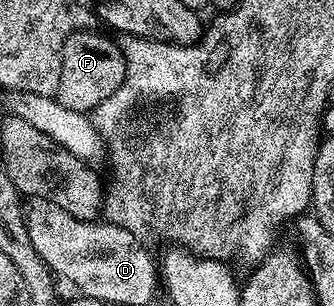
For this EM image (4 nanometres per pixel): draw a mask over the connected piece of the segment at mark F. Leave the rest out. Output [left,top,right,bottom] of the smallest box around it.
[54,28,124,114]

